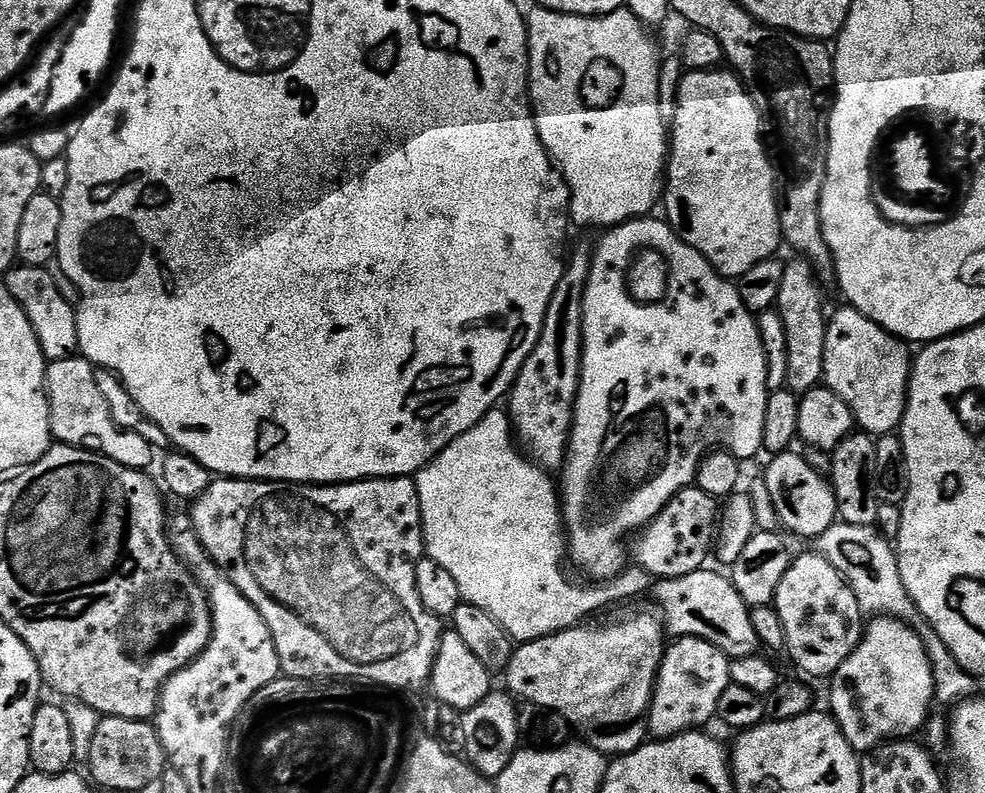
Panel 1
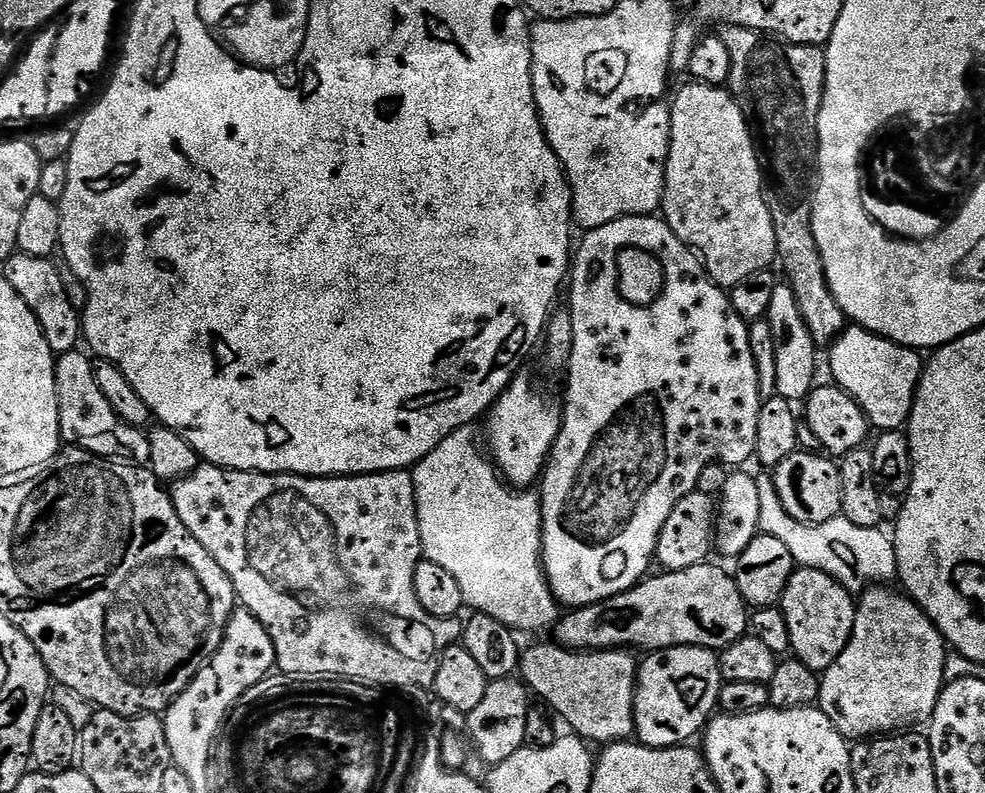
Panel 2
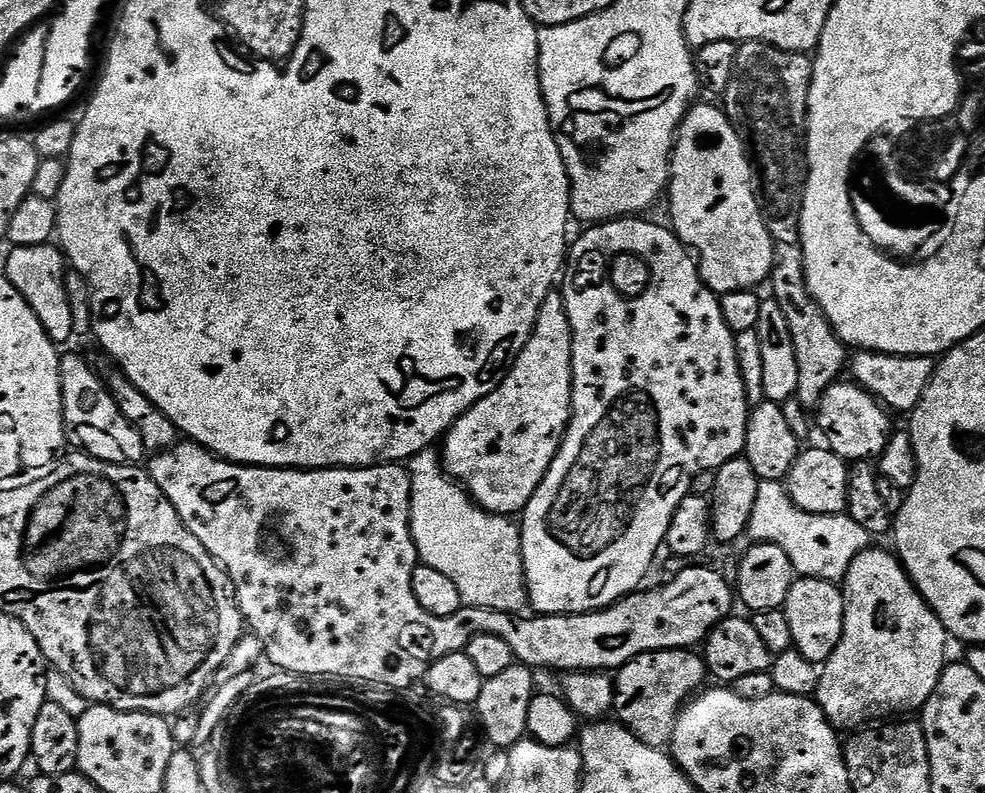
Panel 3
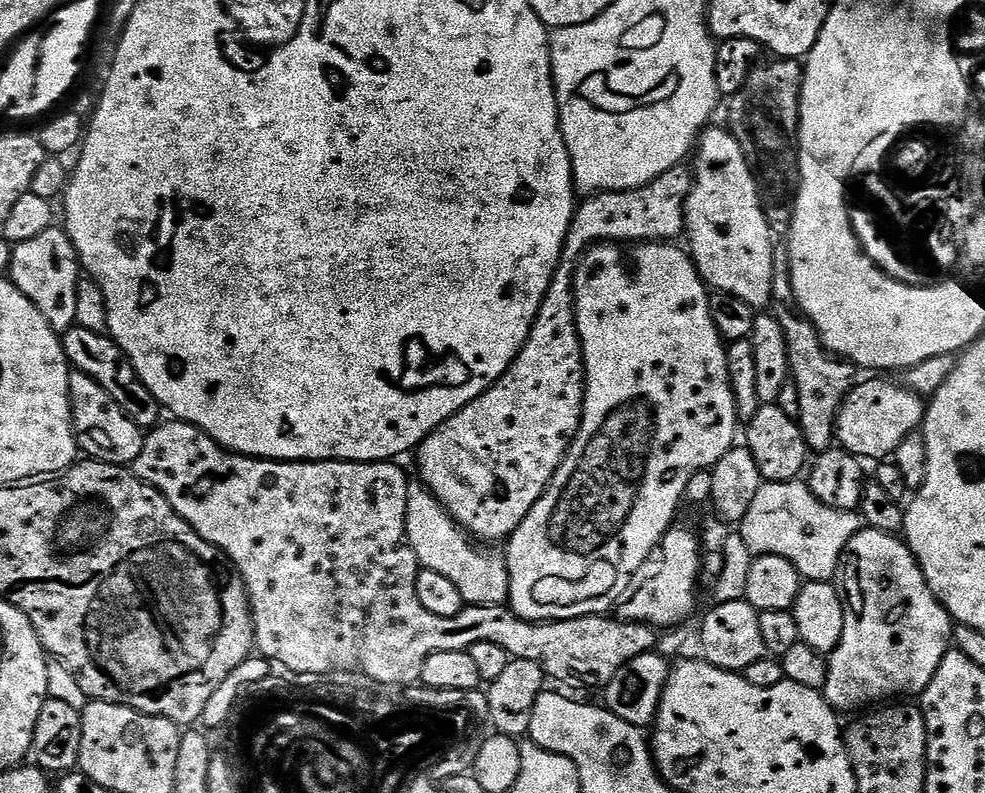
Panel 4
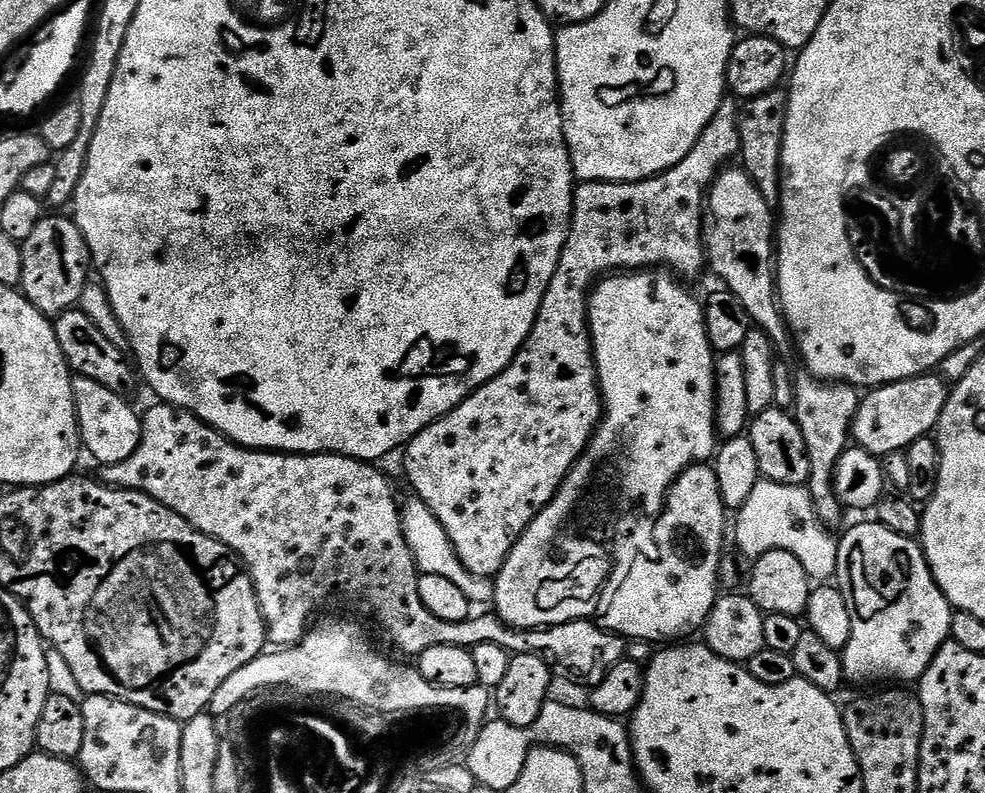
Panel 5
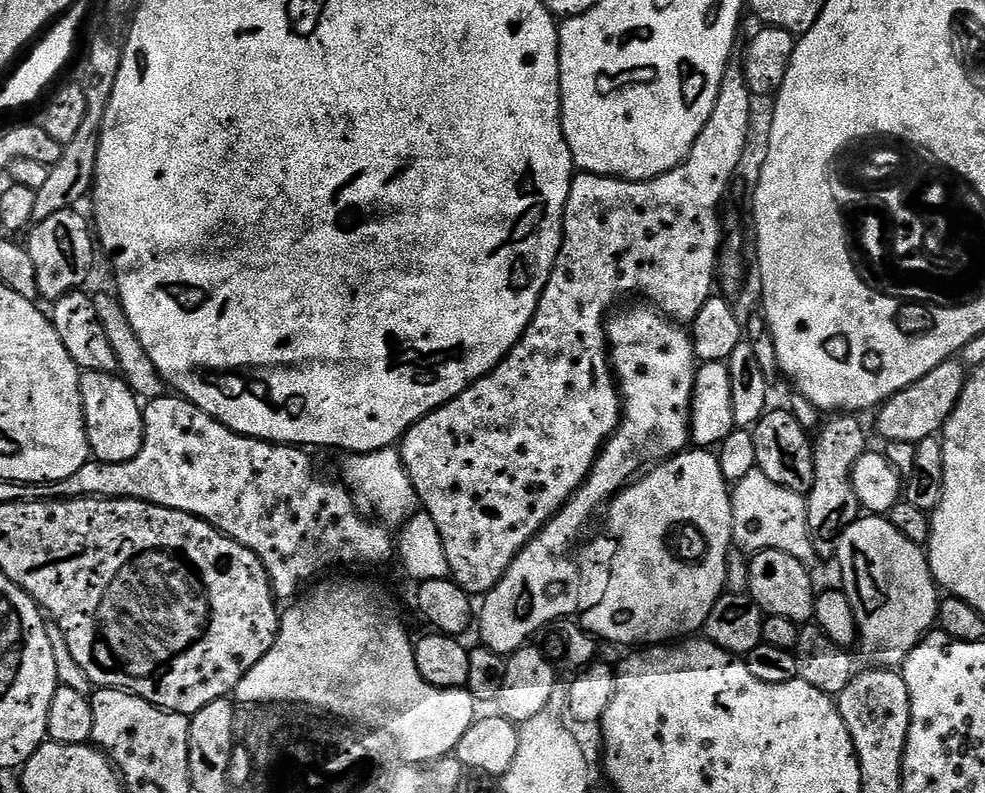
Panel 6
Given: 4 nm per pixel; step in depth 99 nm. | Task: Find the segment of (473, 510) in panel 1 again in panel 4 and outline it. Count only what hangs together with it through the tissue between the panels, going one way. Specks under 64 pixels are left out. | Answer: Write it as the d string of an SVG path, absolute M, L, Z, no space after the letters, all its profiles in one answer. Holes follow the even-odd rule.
M423 483L408 486L406 530L414 554L420 559L421 569L429 568L450 578L462 593L465 605L508 604L508 561L503 555L491 552L491 547L477 546L467 532L448 515L429 488Z

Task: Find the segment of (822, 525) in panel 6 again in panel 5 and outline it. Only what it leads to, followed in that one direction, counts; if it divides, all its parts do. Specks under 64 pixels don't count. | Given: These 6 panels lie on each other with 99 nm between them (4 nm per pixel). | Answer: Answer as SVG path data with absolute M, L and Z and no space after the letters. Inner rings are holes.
M807 370L797 371L794 379L794 415L802 430L802 438L806 438L806 454L810 458L810 478L806 487L812 496L814 510L824 527L836 530L844 520L846 509L838 502L832 489L834 466L850 447L850 429L860 409L862 396L855 384L817 380Z

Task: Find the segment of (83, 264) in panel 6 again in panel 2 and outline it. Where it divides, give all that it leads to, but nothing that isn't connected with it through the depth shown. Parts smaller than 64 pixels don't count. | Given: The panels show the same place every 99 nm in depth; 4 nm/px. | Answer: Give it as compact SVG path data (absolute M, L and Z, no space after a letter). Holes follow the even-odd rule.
M13 254L6 261L6 275L11 284L20 291L20 297L32 308L32 313L44 327L46 342L50 342L53 353L71 352L82 340L82 316L71 305L65 288L65 277L60 277L51 259L42 256Z

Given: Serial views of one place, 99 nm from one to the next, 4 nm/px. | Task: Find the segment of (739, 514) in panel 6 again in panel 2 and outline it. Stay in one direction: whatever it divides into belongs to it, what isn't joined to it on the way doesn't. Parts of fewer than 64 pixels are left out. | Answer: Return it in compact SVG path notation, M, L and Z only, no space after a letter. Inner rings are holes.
M760 470L755 473L759 495L759 531L766 536L778 538L790 550L797 565L802 568L817 568L833 576L843 588L853 594L860 594L869 586L897 579L896 545L893 537L880 528L854 526L854 522L837 518L821 524L803 524L786 514L778 498L773 473Z

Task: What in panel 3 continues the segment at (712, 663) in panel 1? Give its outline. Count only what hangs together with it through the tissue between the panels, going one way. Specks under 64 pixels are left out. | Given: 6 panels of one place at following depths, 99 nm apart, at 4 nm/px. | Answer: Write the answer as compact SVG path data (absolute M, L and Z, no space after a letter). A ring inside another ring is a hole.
M671 648L642 654L615 673L615 719L629 728L639 740L646 742L646 746L664 748L671 745L672 735L685 705L705 687L704 676L708 675L703 655L692 650Z

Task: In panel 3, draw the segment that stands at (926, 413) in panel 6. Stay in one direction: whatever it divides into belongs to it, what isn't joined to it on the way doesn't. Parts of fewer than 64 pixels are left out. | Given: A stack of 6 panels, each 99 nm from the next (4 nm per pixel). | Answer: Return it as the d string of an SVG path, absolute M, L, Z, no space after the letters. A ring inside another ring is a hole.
M837 382L832 384L816 406L816 424L826 438L827 447L846 462L858 460L875 461L886 450L888 438L894 431L893 417L889 409L879 400L875 400L866 389L855 382Z

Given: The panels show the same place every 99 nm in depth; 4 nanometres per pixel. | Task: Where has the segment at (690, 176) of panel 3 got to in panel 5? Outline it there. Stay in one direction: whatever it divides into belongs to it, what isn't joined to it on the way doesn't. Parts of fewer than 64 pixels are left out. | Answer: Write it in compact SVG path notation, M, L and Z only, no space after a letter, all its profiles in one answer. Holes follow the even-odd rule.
M721 171L706 197L706 264L724 283L721 285L746 306L746 314L750 314L753 325L772 339L777 353L788 358L794 352L794 337L778 303L774 271L774 208L747 172L728 171Z

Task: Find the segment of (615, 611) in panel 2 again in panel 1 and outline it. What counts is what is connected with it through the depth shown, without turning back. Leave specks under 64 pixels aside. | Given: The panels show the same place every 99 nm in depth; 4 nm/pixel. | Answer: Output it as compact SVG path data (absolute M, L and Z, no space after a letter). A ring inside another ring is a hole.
M701 570L673 580L660 580L655 585L654 597L660 603L658 612L667 635L705 640L718 646L718 650L725 652L732 660L757 655L761 646L748 604L725 573L723 576L720 572L708 571Z

